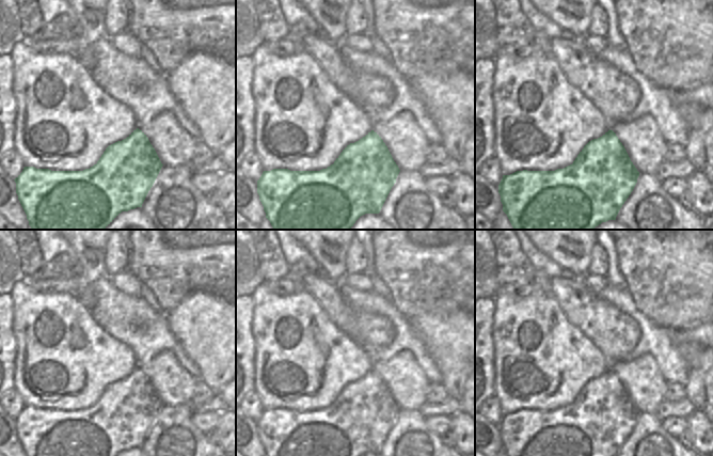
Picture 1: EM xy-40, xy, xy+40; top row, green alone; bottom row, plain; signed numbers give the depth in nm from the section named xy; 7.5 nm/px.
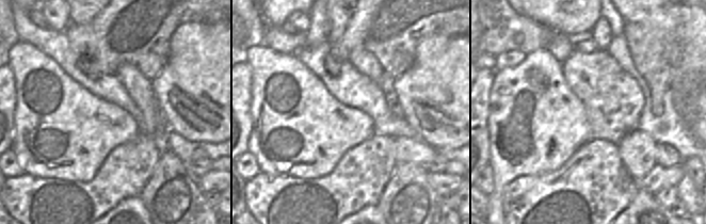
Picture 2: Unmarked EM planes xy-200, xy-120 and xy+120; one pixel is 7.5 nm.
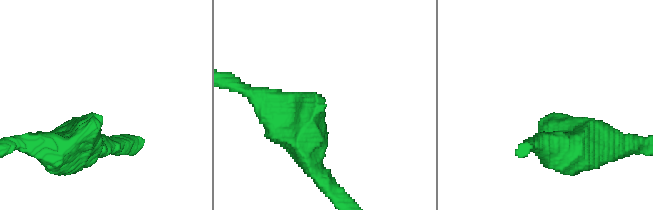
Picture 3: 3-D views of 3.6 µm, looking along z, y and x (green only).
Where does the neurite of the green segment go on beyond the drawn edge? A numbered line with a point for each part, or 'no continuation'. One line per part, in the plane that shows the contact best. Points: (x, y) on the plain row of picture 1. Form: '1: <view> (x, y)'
no continuation

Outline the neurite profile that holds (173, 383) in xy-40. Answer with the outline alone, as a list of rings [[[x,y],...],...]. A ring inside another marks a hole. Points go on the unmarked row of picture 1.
[[[164,350],[138,367],[148,377],[161,403],[167,406],[191,404],[197,383],[171,350]]]

